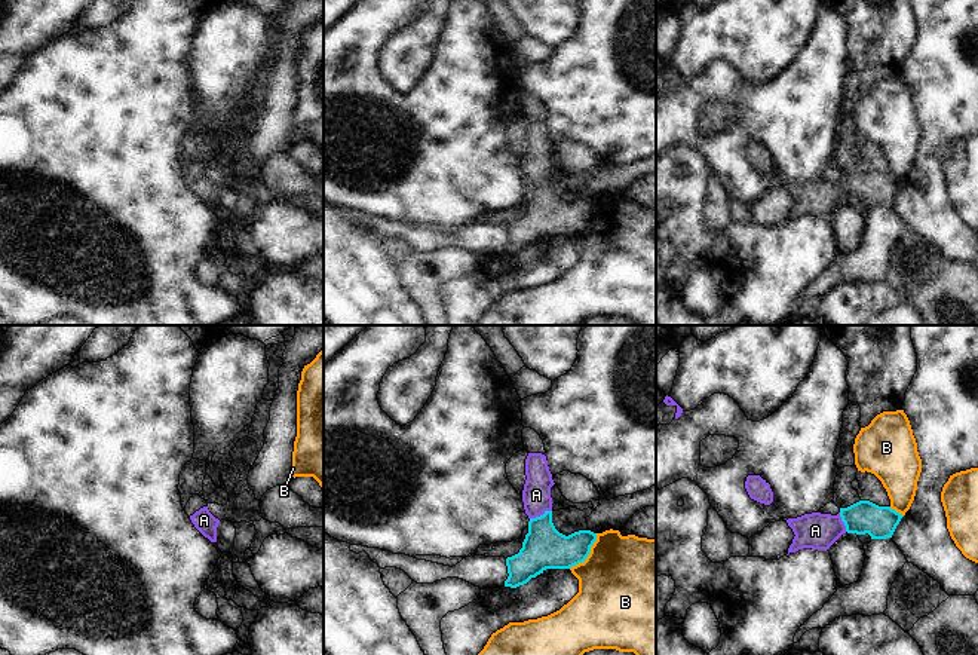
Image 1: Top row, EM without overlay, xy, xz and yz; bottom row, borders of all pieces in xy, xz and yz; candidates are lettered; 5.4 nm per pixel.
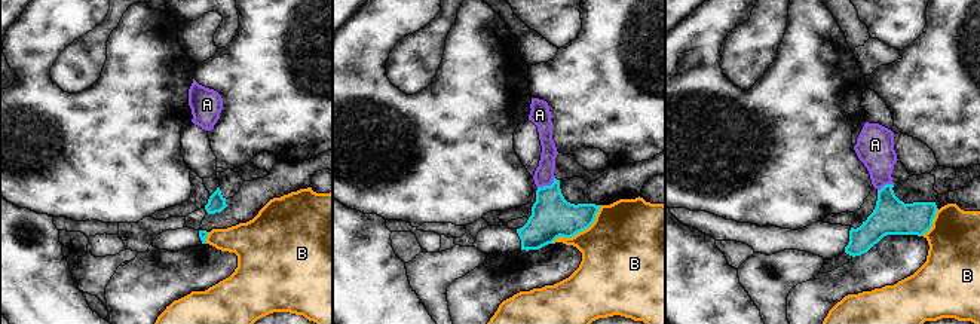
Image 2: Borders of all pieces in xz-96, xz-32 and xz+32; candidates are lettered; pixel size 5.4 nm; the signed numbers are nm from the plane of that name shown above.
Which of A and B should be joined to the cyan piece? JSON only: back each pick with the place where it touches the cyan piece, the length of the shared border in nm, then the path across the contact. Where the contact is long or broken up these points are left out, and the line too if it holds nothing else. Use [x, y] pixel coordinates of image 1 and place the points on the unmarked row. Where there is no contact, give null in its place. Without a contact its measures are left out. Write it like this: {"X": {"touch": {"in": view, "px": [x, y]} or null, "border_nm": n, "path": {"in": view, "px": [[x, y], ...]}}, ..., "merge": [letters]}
{"A": {"touch": {"in": "xz", "px": [540, 183]}, "border_nm": 130, "path": {"in": "xz", "px": [[543, 214], [540, 183], [536, 162]]}}, "merge": ["A"]}

